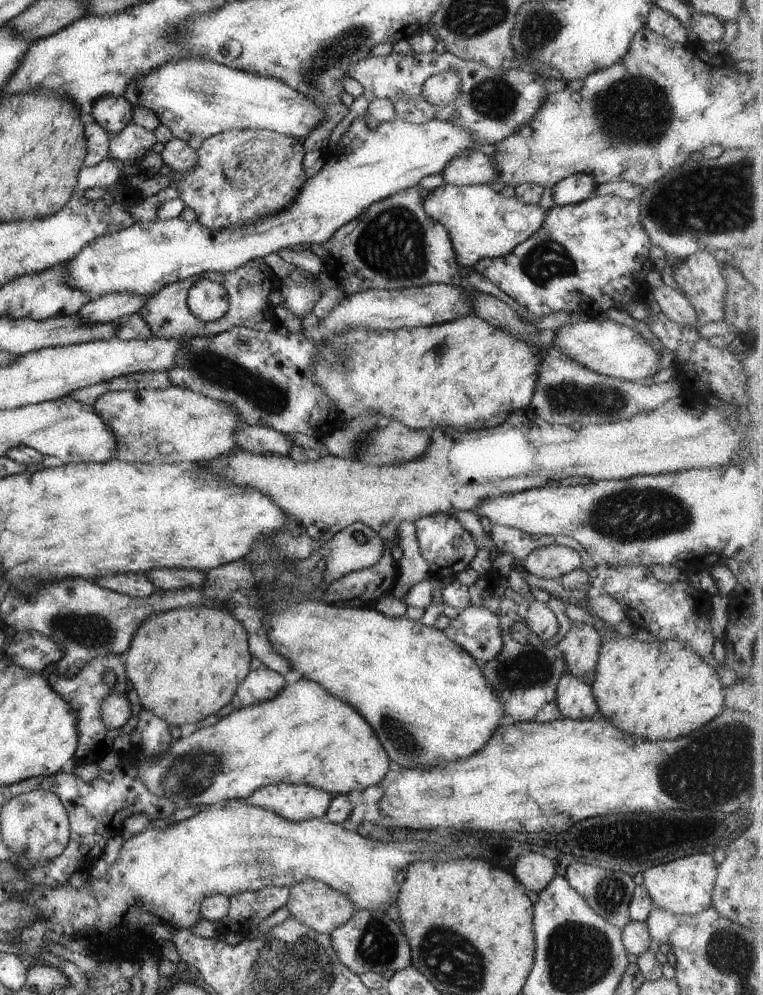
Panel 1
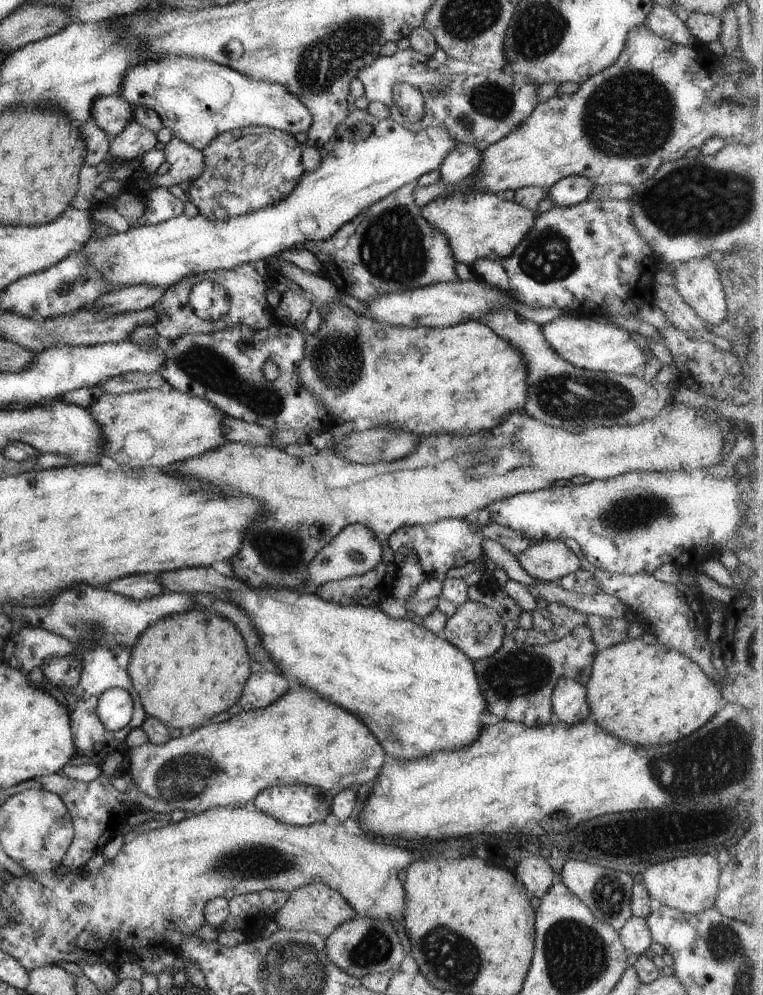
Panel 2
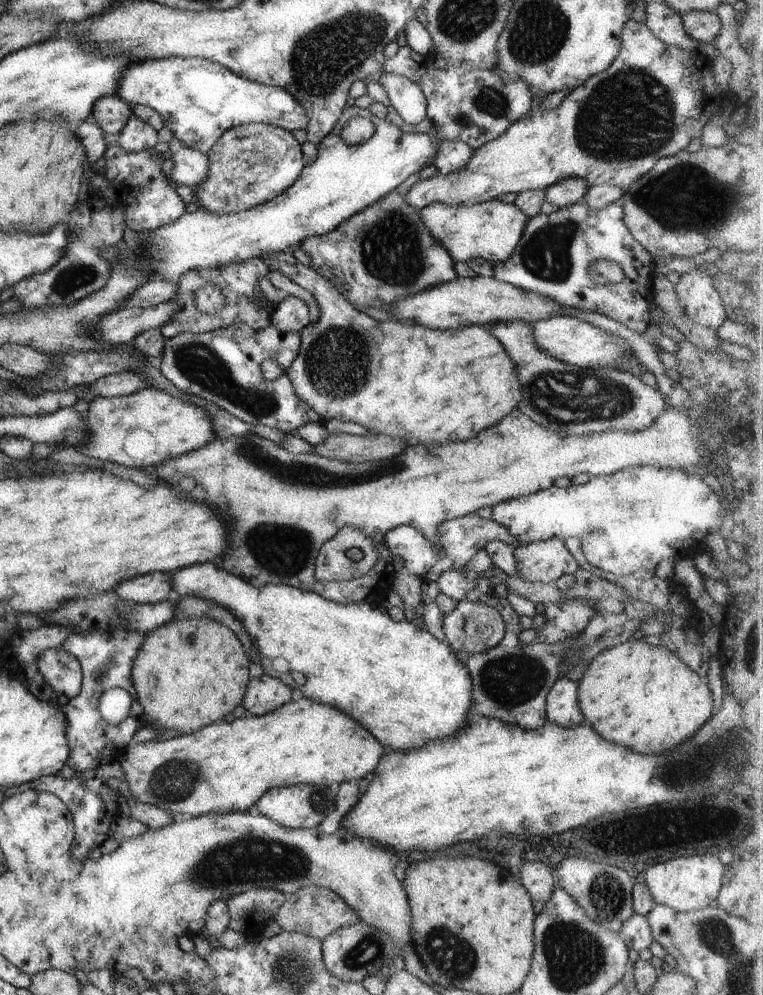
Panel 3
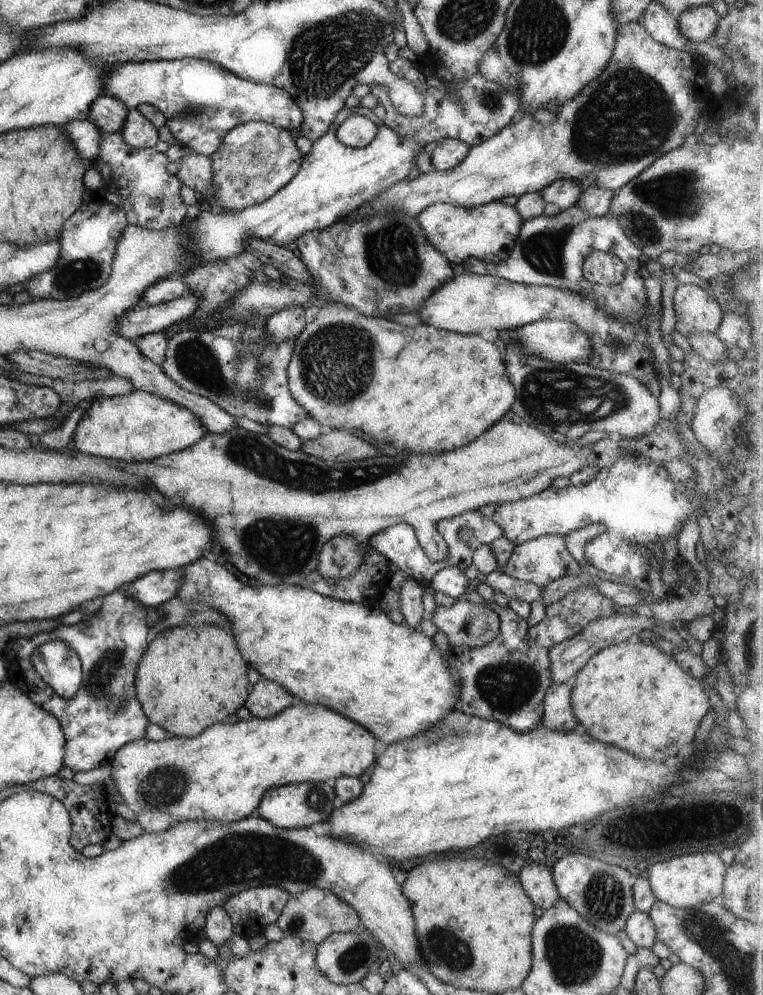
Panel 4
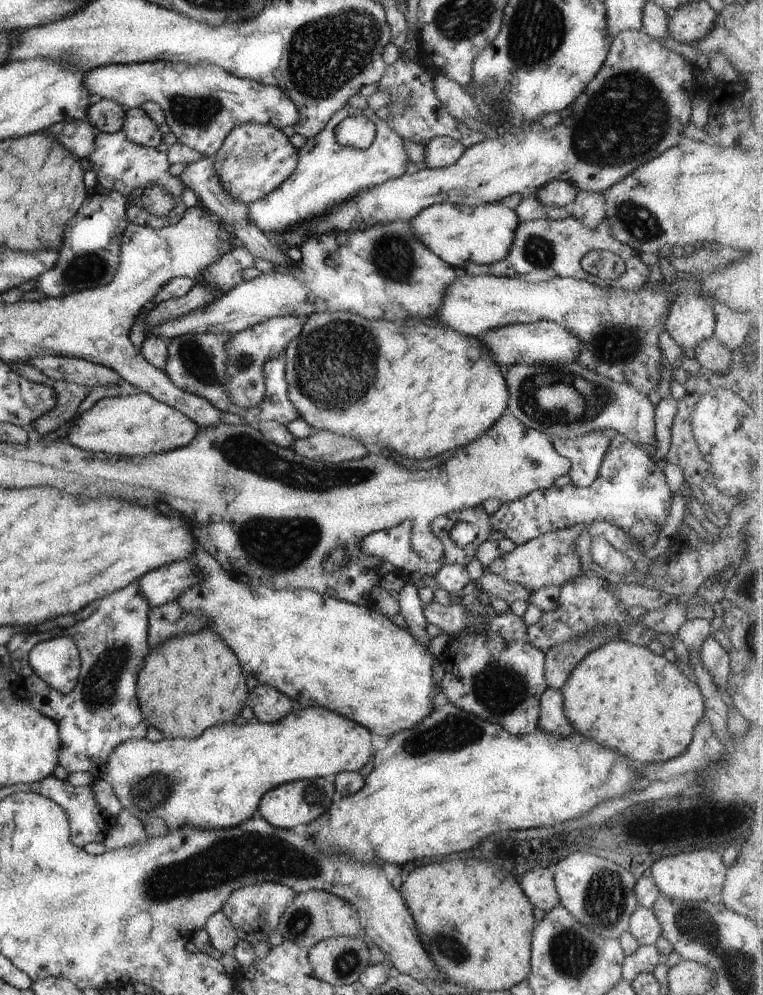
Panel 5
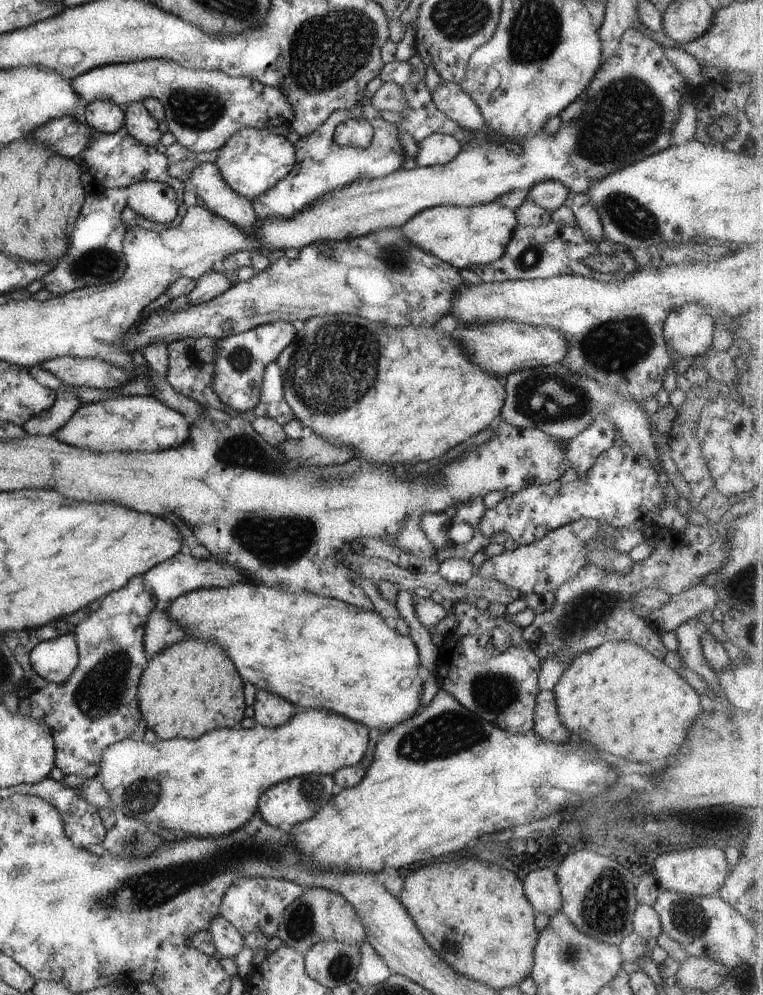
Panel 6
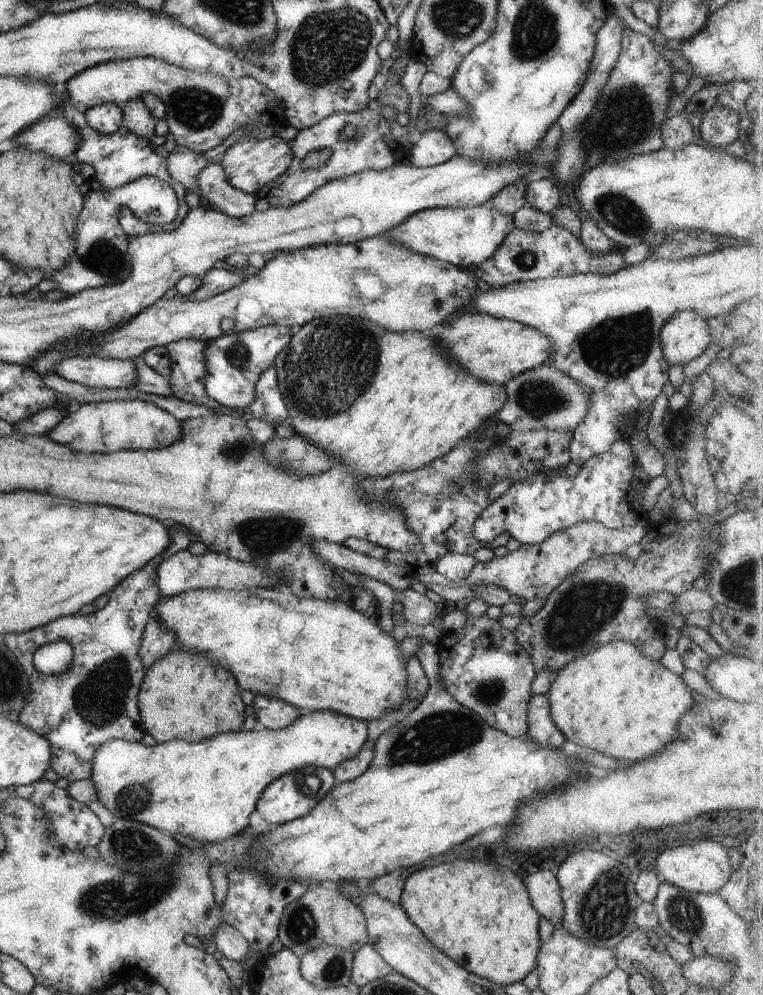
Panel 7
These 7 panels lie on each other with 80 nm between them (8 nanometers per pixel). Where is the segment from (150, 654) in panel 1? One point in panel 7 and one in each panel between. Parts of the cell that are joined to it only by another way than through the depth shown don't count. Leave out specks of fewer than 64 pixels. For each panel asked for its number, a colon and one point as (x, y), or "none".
2: (186, 668)
3: (189, 673)
4: (190, 677)
5: (189, 683)
6: (191, 688)
7: (182, 696)

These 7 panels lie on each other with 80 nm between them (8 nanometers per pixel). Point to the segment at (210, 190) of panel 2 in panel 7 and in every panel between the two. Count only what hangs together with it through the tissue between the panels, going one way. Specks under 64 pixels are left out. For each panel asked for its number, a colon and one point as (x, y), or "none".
3: (250, 164)
4: (254, 160)
5: (254, 159)
6: (253, 160)
7: (249, 164)

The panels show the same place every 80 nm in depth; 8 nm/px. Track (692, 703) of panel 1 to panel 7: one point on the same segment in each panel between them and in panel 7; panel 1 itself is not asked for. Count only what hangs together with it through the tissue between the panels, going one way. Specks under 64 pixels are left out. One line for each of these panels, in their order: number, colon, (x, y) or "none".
2: (644, 694)
3: (637, 695)
4: (631, 695)
5: (625, 697)
6: (619, 698)
7: (614, 700)

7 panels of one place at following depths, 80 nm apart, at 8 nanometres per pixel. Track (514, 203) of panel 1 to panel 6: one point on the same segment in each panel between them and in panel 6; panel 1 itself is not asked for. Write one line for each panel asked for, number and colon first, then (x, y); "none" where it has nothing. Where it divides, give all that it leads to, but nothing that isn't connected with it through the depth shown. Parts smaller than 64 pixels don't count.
2: (477, 225)
3: (490, 230)
4: (487, 232)
5: (458, 234)
6: (464, 236)

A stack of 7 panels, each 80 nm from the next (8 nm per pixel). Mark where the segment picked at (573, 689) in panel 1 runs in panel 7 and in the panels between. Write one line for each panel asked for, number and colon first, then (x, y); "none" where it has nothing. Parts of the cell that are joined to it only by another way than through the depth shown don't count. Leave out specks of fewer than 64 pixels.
2: (568, 700)
3: (562, 708)
4: (558, 715)
5: (552, 720)
6: (547, 724)
7: (541, 729)

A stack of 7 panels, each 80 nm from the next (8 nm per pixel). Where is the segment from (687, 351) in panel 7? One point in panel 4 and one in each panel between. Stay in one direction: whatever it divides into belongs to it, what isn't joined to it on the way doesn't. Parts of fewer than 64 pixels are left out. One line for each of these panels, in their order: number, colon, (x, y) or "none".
4: (695, 311)
5: (691, 319)
6: (688, 330)

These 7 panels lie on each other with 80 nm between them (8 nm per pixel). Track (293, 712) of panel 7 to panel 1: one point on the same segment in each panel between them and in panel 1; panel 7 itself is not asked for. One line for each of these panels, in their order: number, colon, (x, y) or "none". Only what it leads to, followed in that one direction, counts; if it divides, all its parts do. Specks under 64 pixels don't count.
1: (260, 685)
2: (266, 686)
3: (264, 694)
4: (266, 699)
5: (270, 706)
6: (271, 711)

